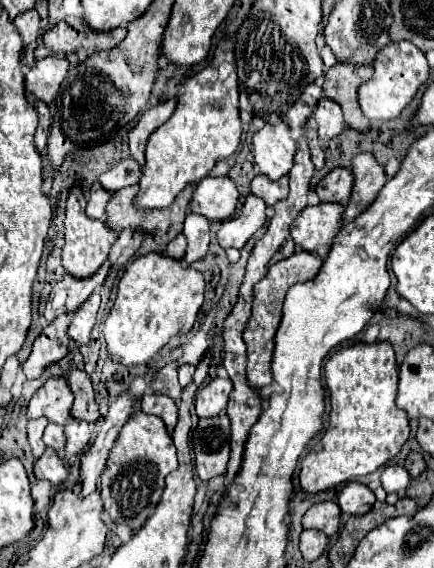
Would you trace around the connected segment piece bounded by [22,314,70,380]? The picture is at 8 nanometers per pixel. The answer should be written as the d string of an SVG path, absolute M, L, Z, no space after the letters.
M62 314L62 318L56 318L50 326L42 330L42 334L36 338L36 344L32 346L28 360L22 366L26 380L42 376L42 372L50 364L62 360L68 354L68 344L70 344L70 340L66 338L68 324L70 324L70 314Z

